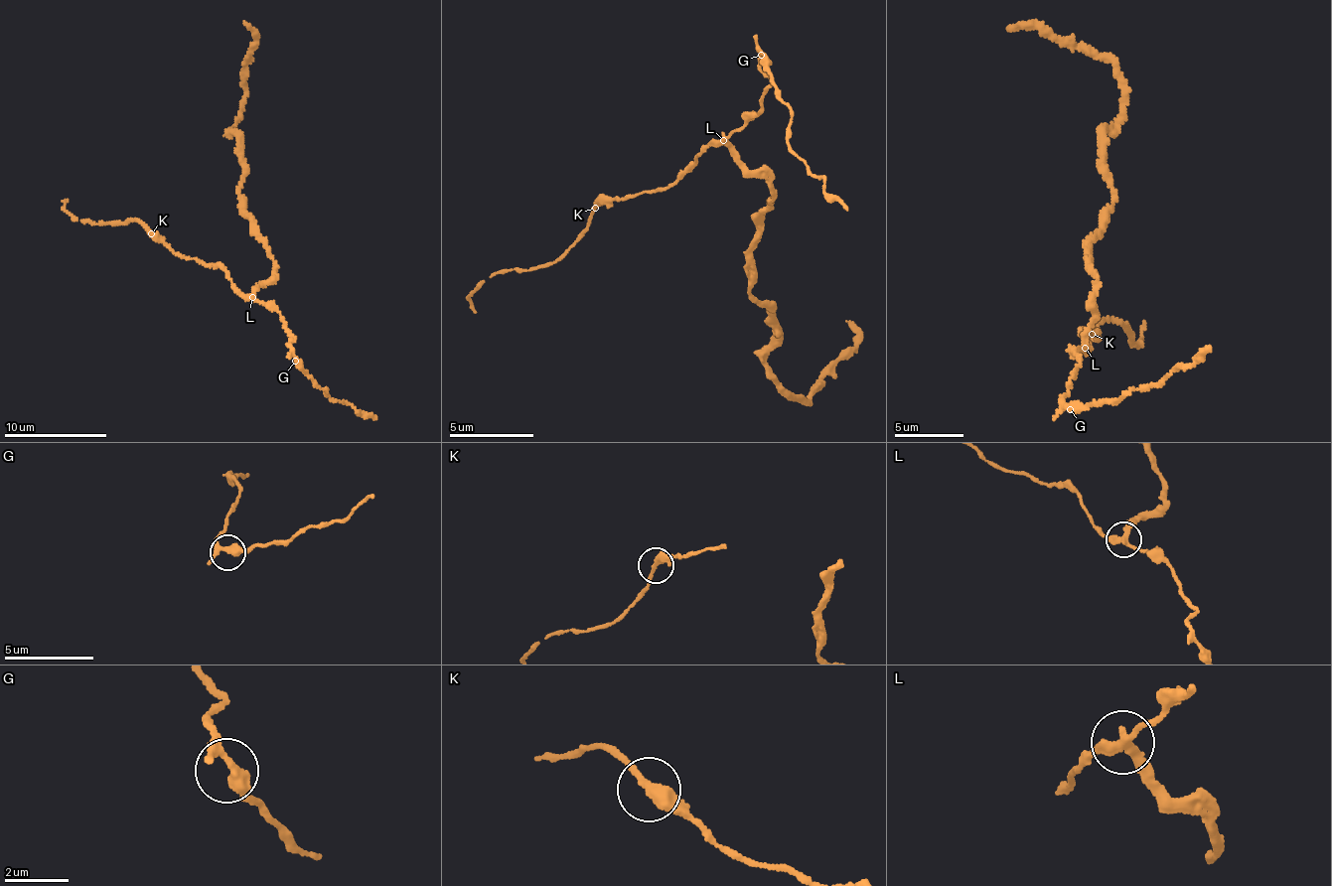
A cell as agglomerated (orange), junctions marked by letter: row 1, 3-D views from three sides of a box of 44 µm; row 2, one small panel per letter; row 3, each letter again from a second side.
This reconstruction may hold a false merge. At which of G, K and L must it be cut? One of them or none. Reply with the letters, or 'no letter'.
L

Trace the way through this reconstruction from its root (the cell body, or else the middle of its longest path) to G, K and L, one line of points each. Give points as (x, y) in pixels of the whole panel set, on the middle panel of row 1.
G: (769, 200), (763, 176), (738, 157), (727, 137), (760, 114), (760, 94), (772, 79), (761, 71), (761, 55)
K: (769, 200), (763, 176), (732, 149), (710, 146), (681, 169), (674, 182), (595, 208)
L: (769, 200), (773, 201), (763, 176), (753, 173), (724, 140)

